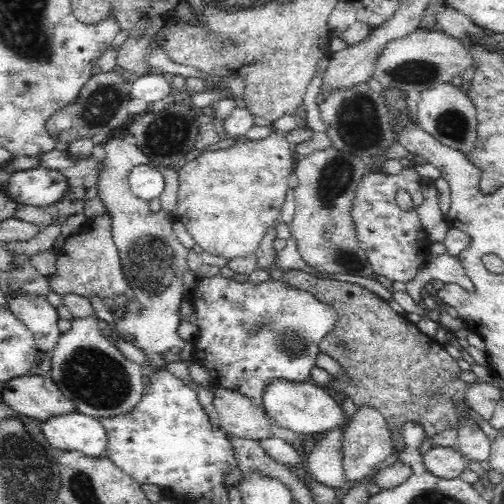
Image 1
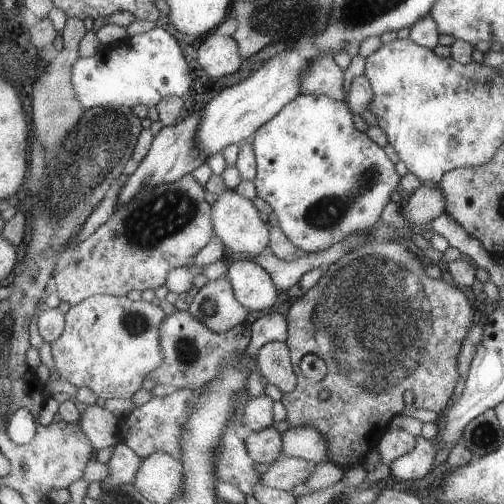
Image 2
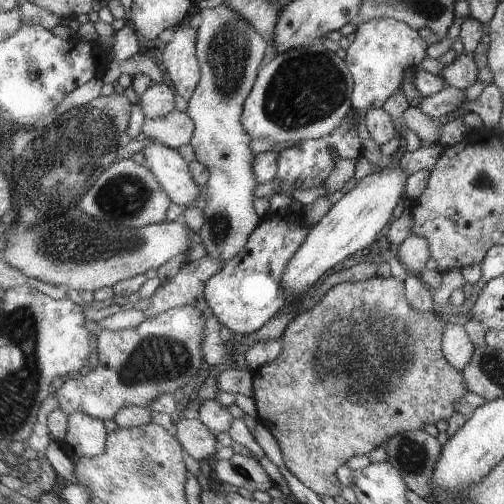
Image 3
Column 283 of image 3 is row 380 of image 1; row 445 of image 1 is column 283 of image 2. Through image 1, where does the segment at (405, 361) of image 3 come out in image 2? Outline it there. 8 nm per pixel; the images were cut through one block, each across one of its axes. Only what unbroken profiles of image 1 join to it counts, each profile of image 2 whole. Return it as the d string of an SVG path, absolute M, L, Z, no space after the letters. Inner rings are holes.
M371 242L371 244L365 244L361 248L355 248L351 250L349 254L345 254L339 262L331 264L329 272L323 276L323 280L317 284L317 288L309 290L301 300L297 300L289 312L287 312L287 318L289 318L289 346L293 350L293 366L297 370L297 378L299 378L299 386L297 390L289 392L283 396L283 404L287 406L289 410L289 418L287 418L287 424L291 430L295 428L301 428L301 426L307 426L307 428L317 428L323 438L327 438L329 442L329 458L325 462L333 462L335 468L337 466L343 466L343 468L357 468L357 466L365 466L365 460L367 460L367 454L373 450L373 448L381 448L383 444L383 438L385 438L385 424L393 420L393 416L405 408L405 402L411 400L411 404L417 408L417 410L429 410L429 412L441 412L445 406L447 406L447 400L453 396L453 390L455 390L455 384L457 384L457 378L459 378L459 370L457 370L457 356L459 356L459 348L461 348L461 342L469 330L469 322L471 322L471 308L465 300L465 296L455 288L455 286L449 286L445 280L431 280L423 274L423 266L421 262L415 258L415 254L411 254L407 248L403 248L401 244L397 242ZM311 352L311 354L317 354L321 360L325 360L327 364L327 376L321 380L321 382L313 382L313 380L307 380L299 368L301 364L301 358Z

